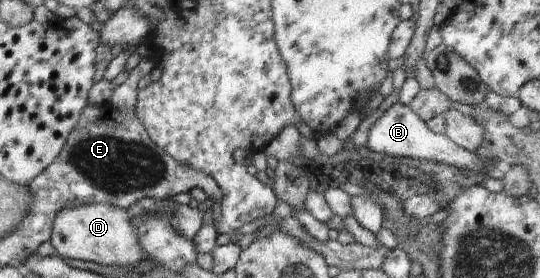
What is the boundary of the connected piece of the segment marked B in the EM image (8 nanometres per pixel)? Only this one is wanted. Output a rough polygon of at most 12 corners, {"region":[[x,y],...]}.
{"region":[[400,102],[369,129],[377,153],[481,173],[461,149]]}

